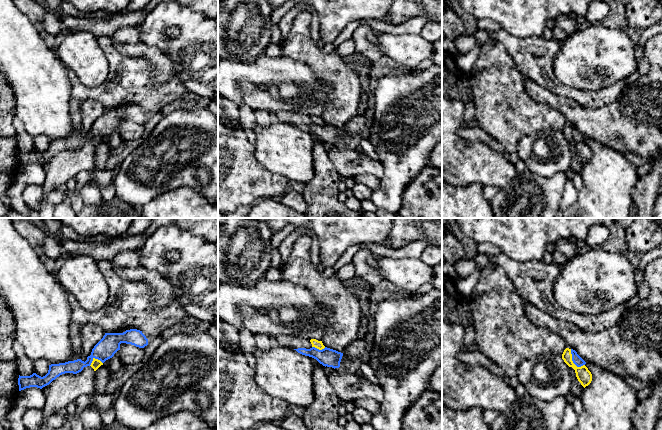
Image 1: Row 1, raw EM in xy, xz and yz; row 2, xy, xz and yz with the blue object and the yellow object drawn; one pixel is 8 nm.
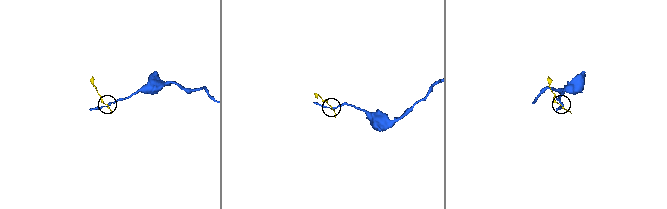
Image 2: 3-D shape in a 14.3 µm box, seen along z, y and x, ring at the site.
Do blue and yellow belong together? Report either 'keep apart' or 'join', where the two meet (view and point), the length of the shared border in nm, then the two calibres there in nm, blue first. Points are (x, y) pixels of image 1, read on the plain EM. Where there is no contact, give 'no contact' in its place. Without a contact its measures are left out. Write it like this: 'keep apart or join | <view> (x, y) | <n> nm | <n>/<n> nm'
keep apart | yz (572, 136) | 180 nm | 80/120 nm

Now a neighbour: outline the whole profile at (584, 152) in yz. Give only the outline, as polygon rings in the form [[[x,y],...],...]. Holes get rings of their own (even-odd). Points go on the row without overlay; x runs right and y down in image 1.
[[[566,124],[562,130],[562,135],[564,138],[569,142],[572,143],[575,146],[576,153],[578,157],[581,159],[581,161],[585,164],[588,162],[592,157],[592,150],[588,146],[588,144],[583,141],[581,143],[577,143],[573,137],[572,137],[572,130],[571,125]]]

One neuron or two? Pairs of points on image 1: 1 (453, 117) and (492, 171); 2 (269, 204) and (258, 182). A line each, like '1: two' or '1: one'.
1: one
2: two

